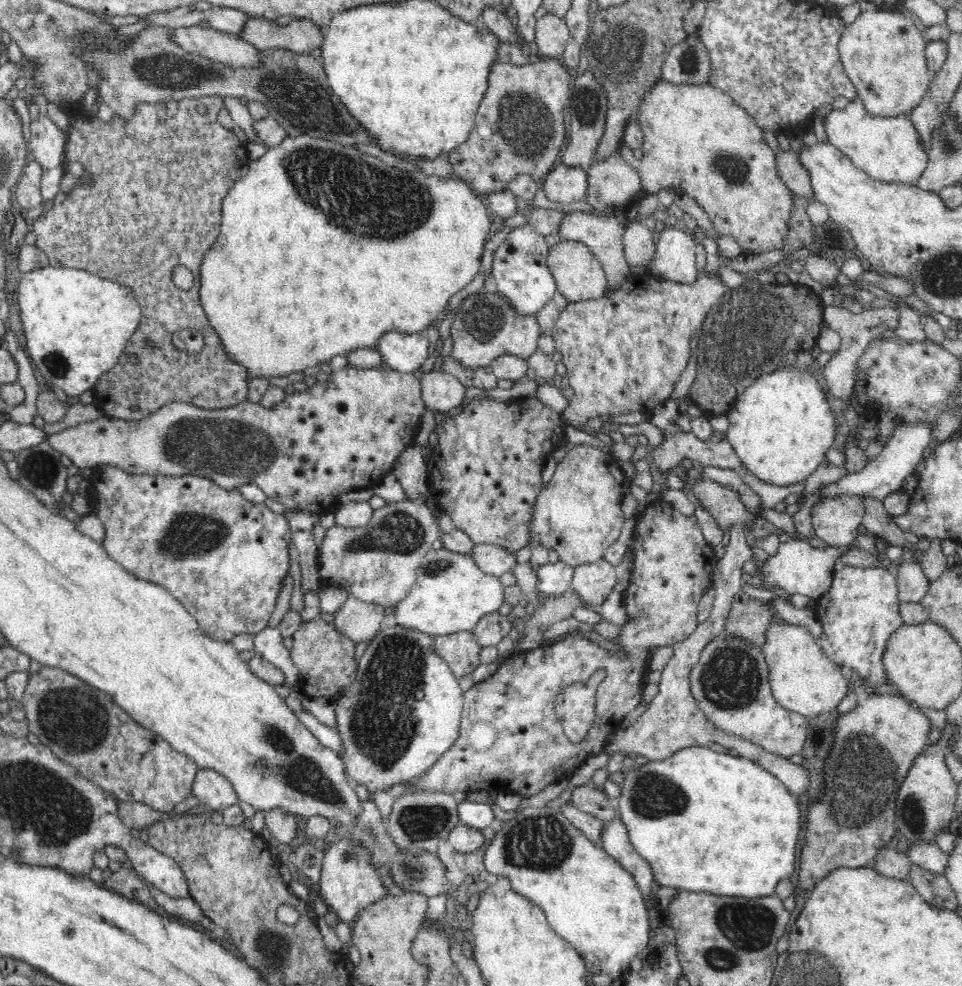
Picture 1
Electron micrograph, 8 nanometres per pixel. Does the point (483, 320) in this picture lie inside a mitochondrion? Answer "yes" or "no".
yes

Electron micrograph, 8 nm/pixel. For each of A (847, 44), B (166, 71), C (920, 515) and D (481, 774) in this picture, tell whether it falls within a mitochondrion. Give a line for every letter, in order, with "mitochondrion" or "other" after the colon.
A: other
B: mitochondrion
C: other
D: other

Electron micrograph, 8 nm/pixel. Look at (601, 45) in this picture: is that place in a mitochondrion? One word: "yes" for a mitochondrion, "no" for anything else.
yes

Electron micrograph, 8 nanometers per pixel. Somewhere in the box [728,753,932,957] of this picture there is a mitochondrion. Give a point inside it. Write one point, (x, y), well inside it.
(912, 814)

